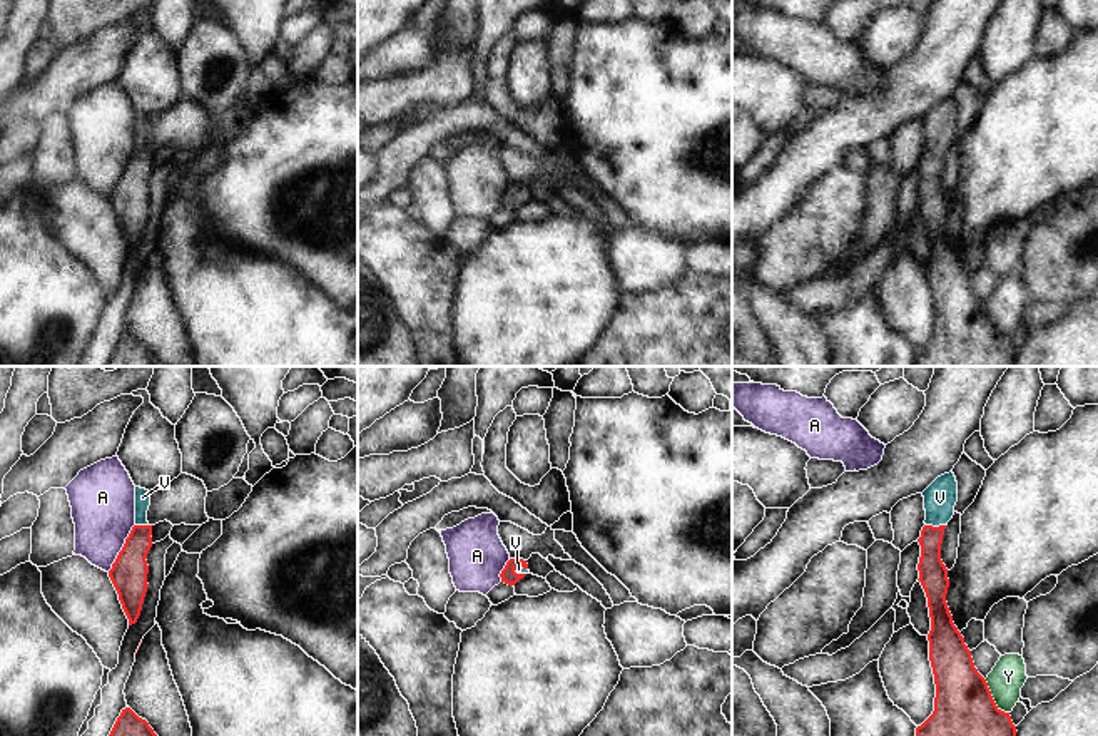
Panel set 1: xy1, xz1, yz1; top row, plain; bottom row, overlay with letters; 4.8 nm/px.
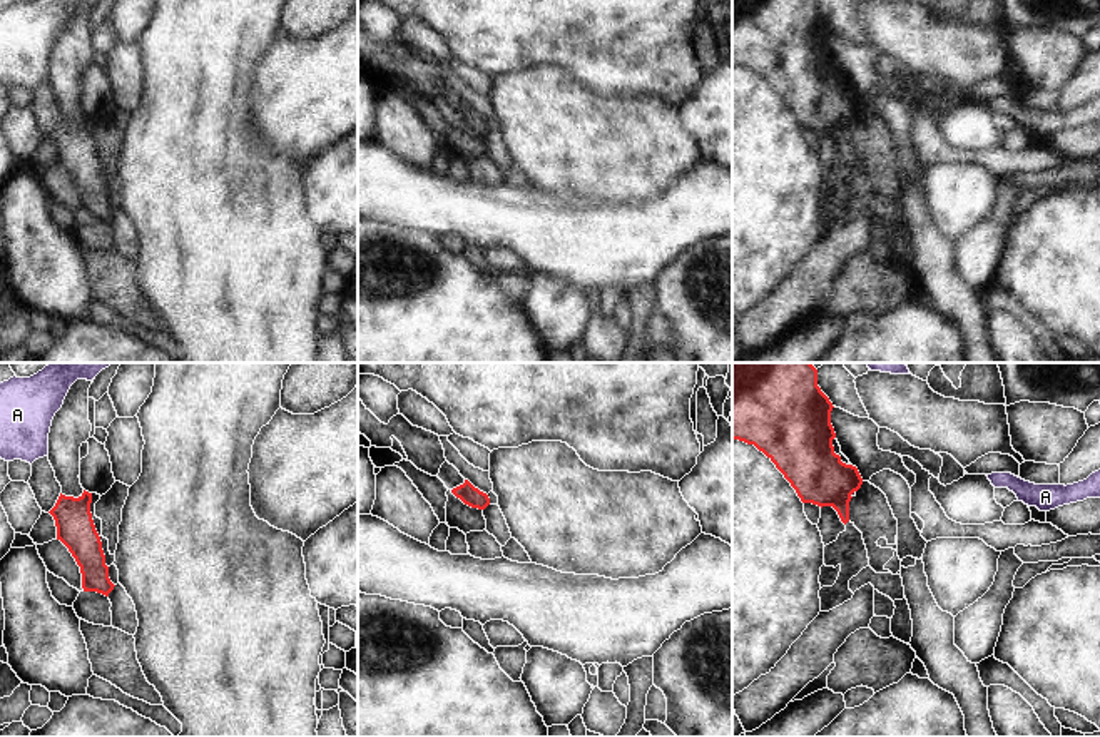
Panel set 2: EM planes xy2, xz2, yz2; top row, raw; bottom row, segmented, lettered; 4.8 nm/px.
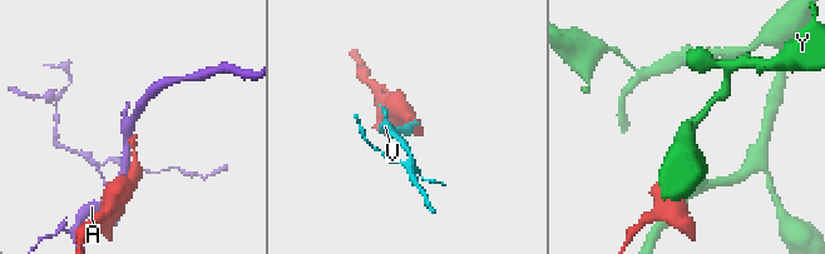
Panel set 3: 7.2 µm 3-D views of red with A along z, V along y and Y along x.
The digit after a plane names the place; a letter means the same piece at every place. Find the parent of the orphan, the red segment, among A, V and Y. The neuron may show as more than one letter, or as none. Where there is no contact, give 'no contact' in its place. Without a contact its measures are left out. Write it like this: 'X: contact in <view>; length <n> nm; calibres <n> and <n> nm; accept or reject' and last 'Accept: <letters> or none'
A: contact in xy1; length 260 nm; calibres 180 and 320 nm; reject
V: contact in yz1; length 100 nm; calibres 140 and 160 nm; accept
Y: contact in yz1; length 200 nm; calibres 420 and 170 nm; reject
Accept: V

